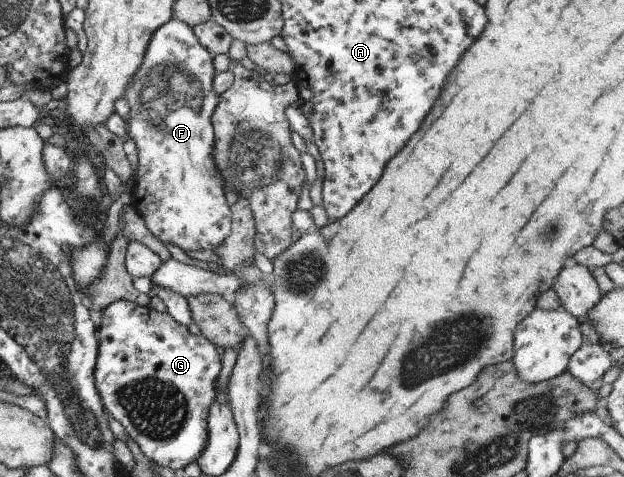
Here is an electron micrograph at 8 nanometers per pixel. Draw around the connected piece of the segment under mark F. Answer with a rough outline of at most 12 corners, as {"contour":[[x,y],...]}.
{"contour":[[173,17],[124,97],[132,206],[160,243],[214,251],[213,56]]}

